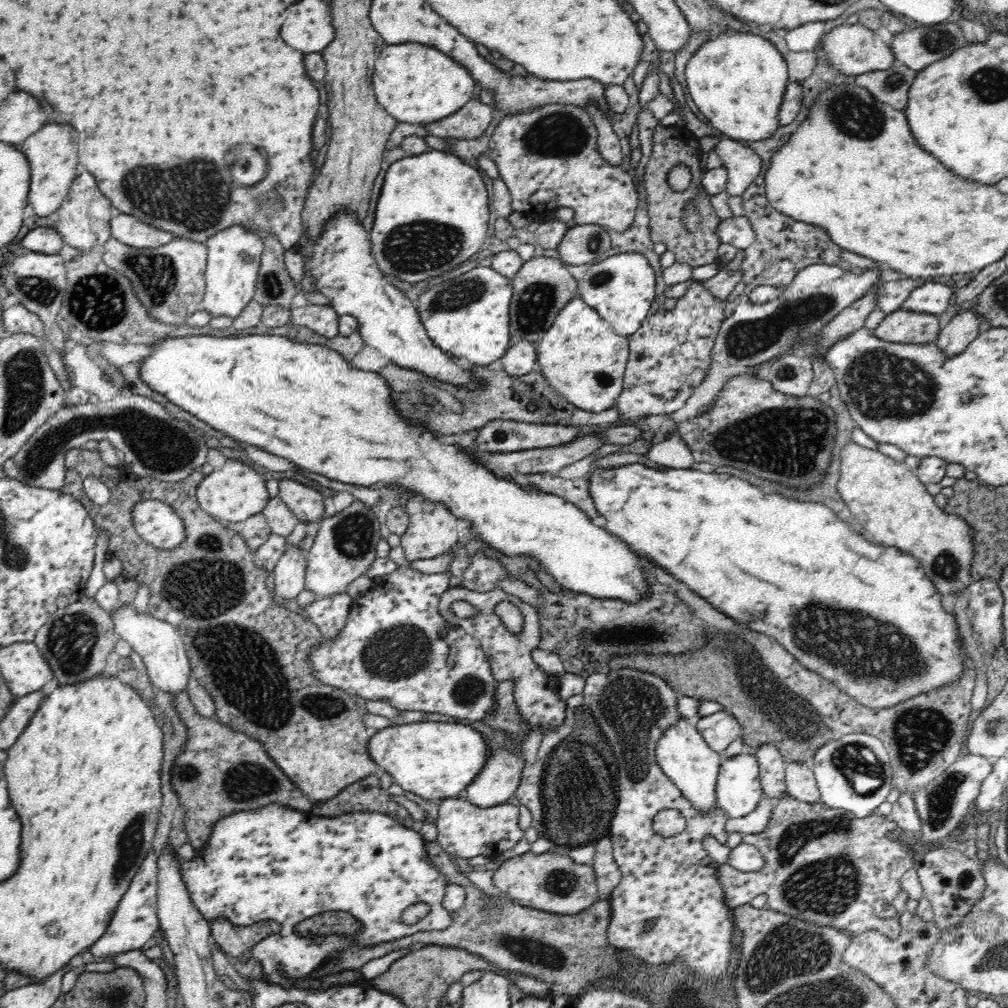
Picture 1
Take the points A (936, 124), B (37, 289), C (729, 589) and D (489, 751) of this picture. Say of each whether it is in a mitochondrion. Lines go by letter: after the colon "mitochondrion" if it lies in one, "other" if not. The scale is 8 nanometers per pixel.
A: other
B: mitochondrion
C: other
D: other

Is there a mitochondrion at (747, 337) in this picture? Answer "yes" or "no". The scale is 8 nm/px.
yes

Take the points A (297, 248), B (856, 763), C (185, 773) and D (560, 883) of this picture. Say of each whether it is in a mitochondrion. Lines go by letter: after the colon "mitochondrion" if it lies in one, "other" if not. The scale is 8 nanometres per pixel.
A: other
B: mitochondrion
C: mitochondrion
D: mitochondrion

